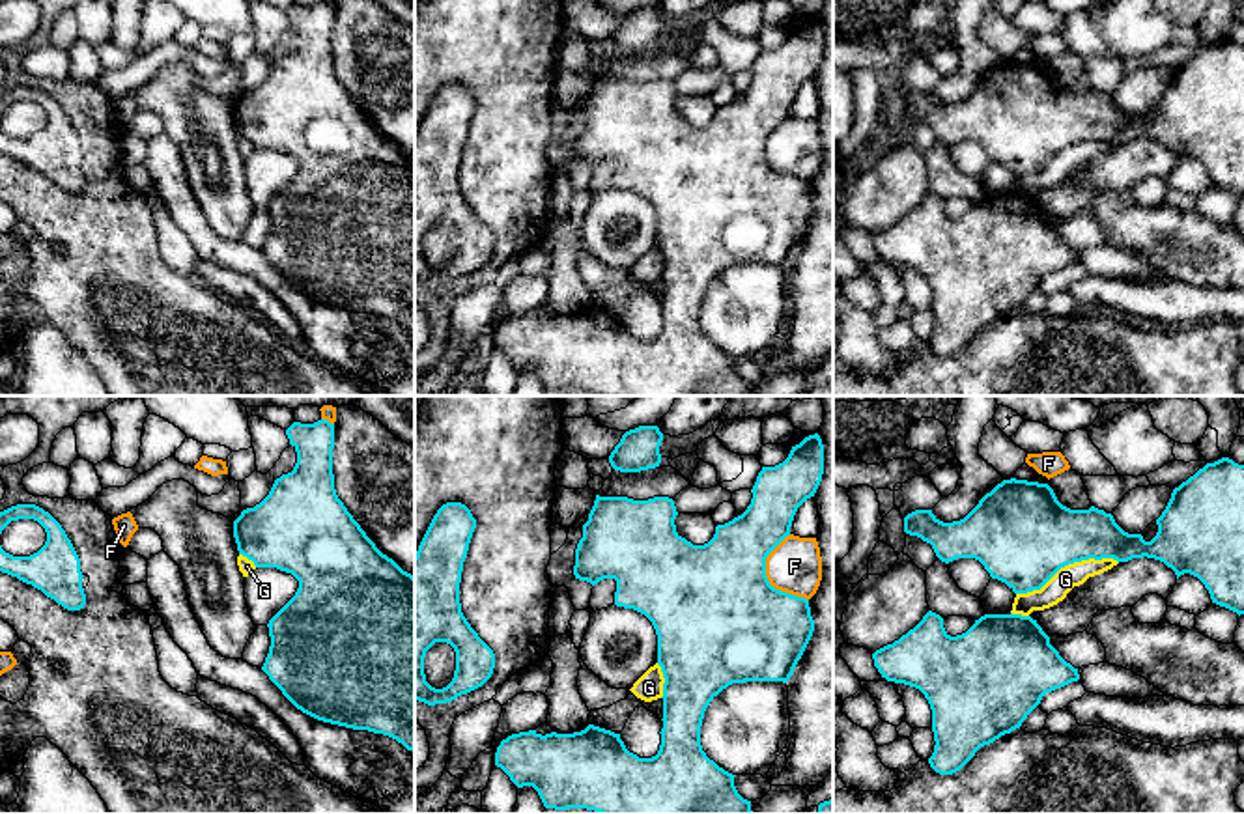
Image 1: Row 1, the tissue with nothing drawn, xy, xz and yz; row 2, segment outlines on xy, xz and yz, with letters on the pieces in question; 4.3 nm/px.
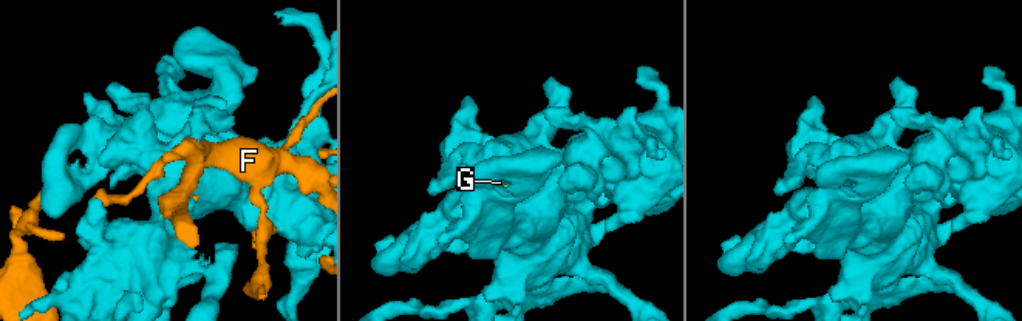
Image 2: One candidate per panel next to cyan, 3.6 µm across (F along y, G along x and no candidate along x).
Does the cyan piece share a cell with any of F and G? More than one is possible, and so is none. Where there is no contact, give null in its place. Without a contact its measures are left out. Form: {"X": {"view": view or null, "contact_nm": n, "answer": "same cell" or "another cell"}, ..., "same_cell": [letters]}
{"F": {"view": "xz", "contact_nm": 300, "answer": "another cell"}, "G": {"view": "yz", "contact_nm": 460, "answer": "another cell"}, "same_cell": []}

